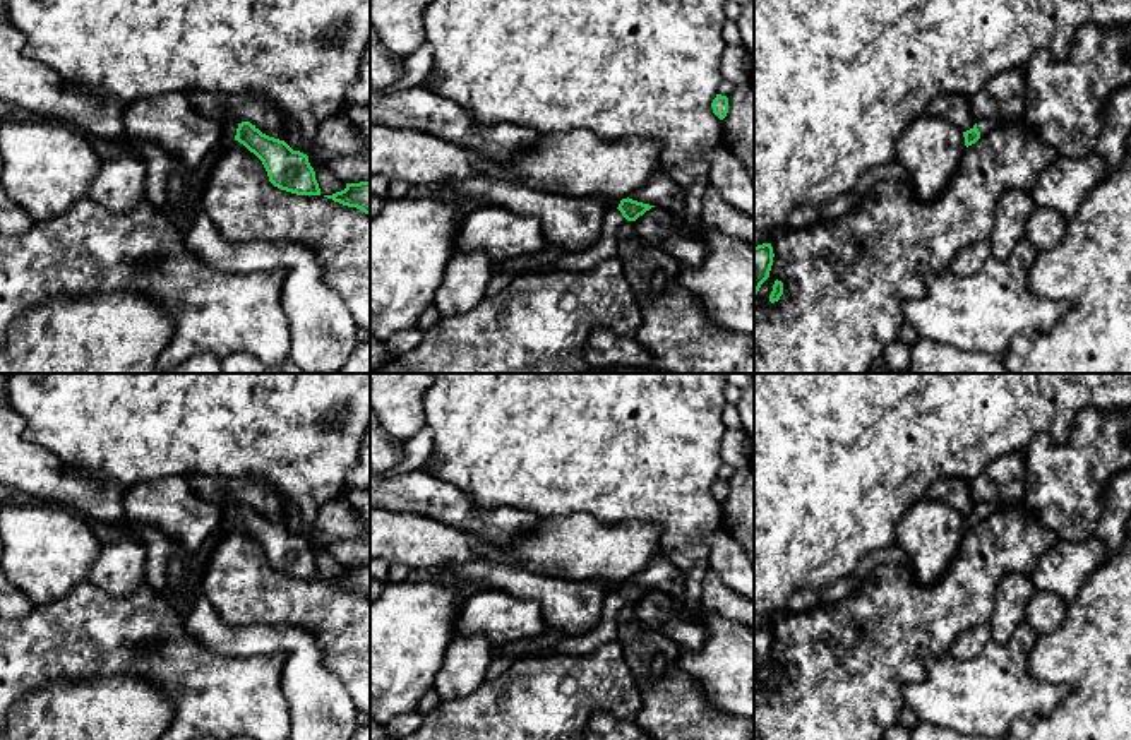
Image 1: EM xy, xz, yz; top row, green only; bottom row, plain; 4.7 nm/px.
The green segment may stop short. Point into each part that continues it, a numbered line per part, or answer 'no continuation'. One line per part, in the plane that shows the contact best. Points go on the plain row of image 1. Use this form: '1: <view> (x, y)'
1: xy (230, 514)

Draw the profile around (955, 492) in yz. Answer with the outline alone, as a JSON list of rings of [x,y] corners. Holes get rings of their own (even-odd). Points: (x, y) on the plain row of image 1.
[[[941,478],[934,481],[927,488],[925,498],[948,504],[961,516],[966,516],[975,509],[970,483],[958,478]]]

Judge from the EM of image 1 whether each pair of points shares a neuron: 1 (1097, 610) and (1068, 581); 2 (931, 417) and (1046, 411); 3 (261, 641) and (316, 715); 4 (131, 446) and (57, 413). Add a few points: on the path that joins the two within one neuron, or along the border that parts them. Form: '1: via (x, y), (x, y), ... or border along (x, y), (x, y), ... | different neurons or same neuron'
1: border along (1104, 560), (1068, 605) | different neurons
2: via (960, 411), (1017, 411) | same neuron
3: via (285, 641), (304, 658), (304, 677), (311, 691) | same neuron
4: via (112, 427), (98, 413), (76, 413) | same neuron

